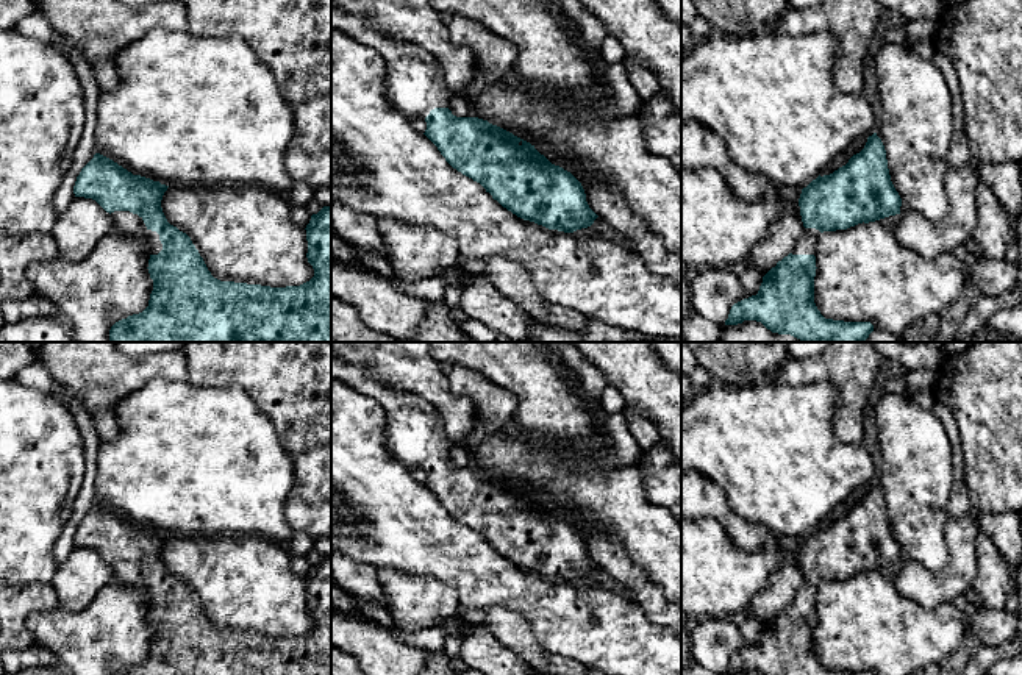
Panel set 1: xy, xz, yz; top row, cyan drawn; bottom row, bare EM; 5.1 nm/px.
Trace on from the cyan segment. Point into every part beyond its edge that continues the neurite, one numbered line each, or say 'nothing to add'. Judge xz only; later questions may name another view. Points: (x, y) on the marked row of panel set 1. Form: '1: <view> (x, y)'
1: xz (414, 78)

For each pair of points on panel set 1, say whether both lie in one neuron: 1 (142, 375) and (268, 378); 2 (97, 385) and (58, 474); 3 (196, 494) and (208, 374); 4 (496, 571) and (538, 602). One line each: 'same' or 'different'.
1: different
2: different
3: different
4: same

